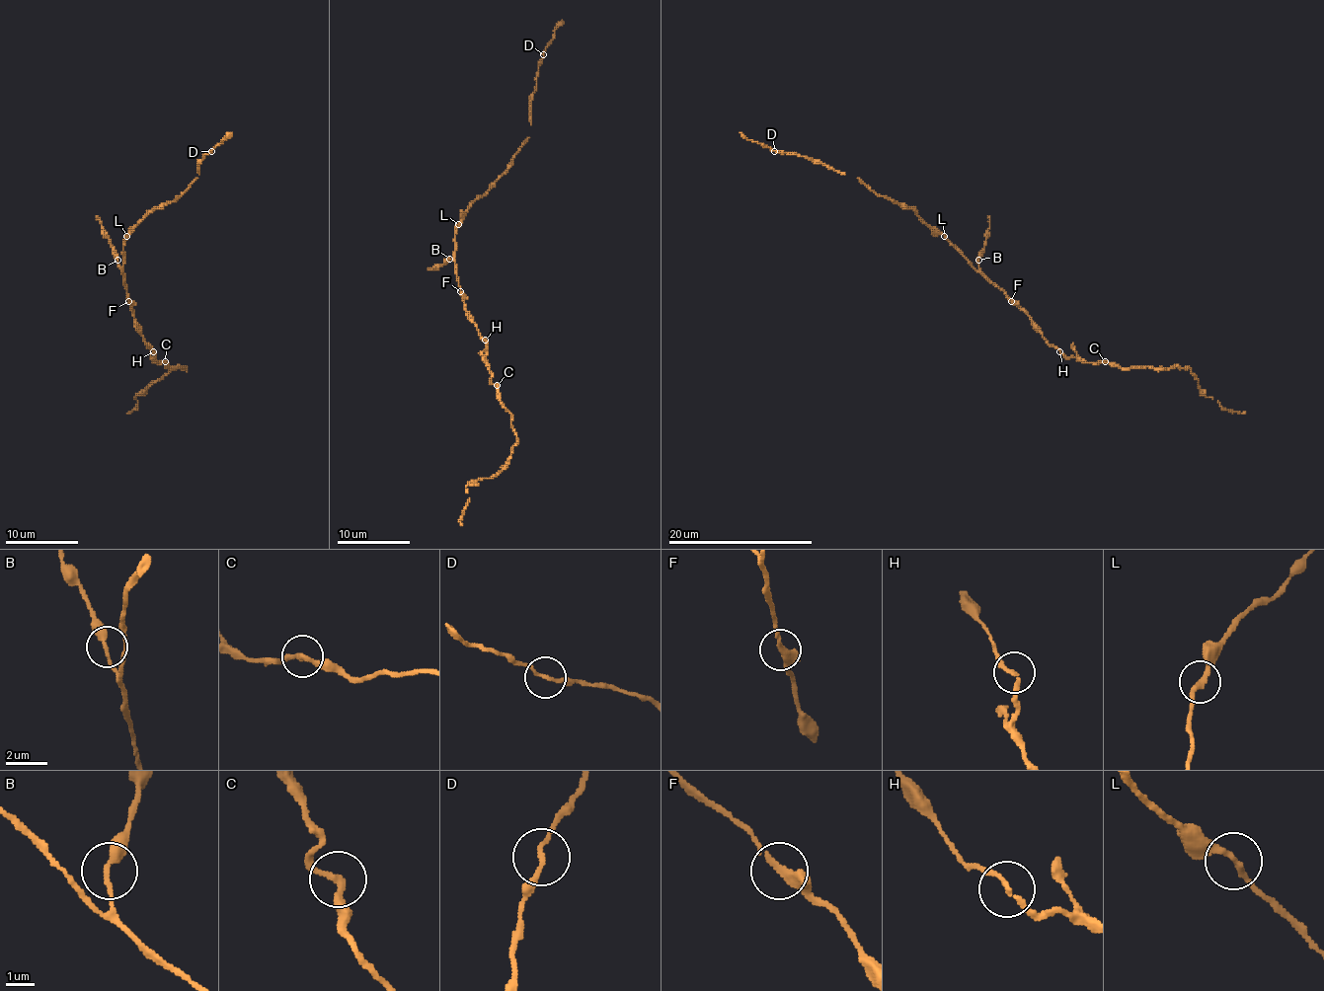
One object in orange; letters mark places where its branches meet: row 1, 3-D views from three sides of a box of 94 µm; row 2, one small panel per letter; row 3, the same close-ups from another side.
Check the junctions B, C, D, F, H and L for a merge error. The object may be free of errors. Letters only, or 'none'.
none

